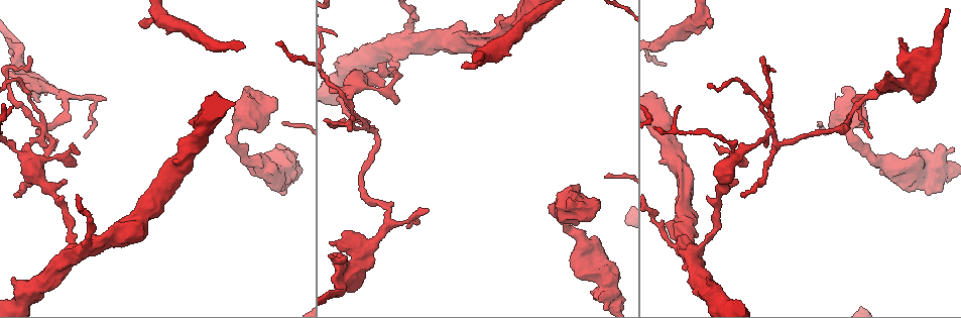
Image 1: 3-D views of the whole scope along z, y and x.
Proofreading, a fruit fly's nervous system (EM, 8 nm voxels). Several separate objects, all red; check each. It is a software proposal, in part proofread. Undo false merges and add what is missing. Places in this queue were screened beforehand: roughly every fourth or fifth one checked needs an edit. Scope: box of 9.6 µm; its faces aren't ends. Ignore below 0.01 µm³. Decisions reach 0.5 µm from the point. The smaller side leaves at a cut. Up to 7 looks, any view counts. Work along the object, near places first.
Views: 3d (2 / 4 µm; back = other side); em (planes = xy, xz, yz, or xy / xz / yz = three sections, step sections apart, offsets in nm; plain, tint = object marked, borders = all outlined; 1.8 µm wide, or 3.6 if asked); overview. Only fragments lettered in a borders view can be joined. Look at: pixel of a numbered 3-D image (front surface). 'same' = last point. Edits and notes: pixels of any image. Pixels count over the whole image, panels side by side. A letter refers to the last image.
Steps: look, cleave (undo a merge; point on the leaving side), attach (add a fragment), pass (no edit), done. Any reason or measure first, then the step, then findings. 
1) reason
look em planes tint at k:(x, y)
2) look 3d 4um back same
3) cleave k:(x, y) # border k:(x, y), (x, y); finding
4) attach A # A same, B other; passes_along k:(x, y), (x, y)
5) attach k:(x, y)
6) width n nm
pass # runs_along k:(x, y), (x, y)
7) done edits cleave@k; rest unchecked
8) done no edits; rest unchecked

branch stops here
look em xz step 16 tint at 1:(140, 26)

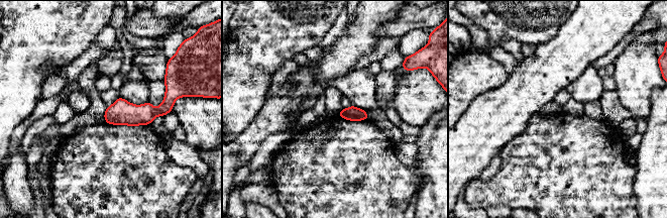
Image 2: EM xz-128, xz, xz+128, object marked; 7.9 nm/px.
cut it another way
look em xy step 8 borders same

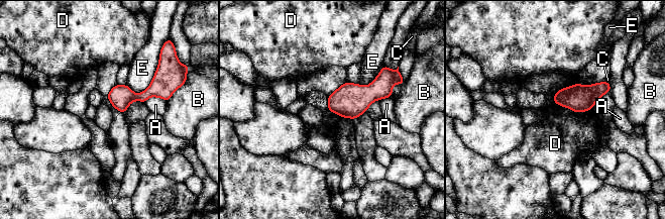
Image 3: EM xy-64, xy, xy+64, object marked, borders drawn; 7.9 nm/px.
pass # A other, B other, C other, D other, E other; border 3:(553, 102), (576, 112), (591, 109); none of them fits

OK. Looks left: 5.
thin arm on a thick one
look em planes borders at 1:(694, 252)

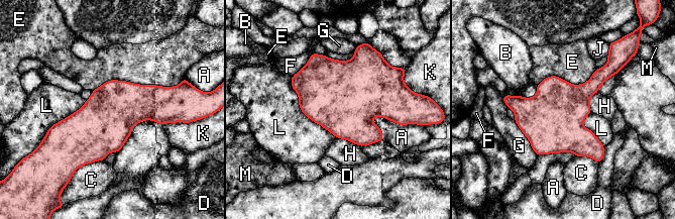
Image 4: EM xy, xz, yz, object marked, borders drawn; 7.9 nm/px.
width 440 nm
pass # A other, B other, C other, D other, E other, F other, G other, H other, J other, K other, L other, M other; all the same neuron

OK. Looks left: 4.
free end
look 3d 2um at 1:(735, 181)

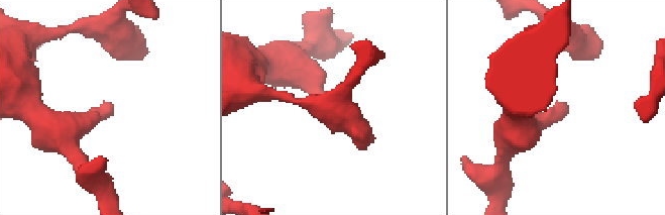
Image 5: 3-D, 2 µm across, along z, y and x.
shape alone is not enough
look em planes borders at 5:(112, 104)

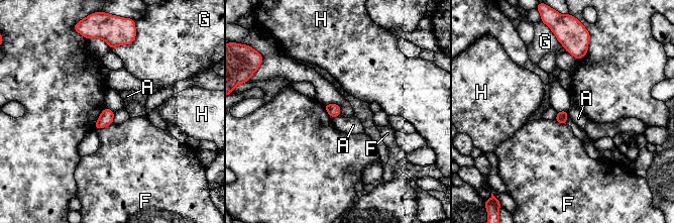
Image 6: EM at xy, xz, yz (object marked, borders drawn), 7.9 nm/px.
pass # A other, F other, G other, H other; border 6:(339, 114), (333, 119); no lettered fragment goes on from it

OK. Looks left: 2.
done no edits; rest unchecked

